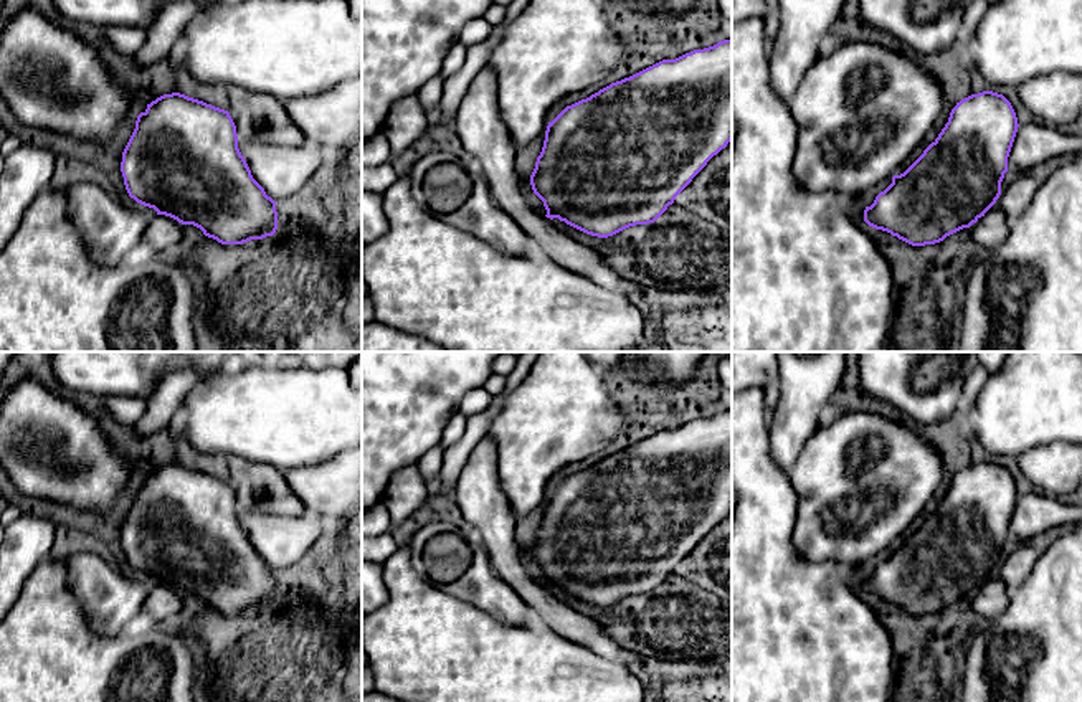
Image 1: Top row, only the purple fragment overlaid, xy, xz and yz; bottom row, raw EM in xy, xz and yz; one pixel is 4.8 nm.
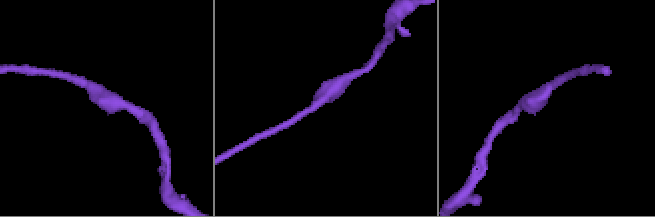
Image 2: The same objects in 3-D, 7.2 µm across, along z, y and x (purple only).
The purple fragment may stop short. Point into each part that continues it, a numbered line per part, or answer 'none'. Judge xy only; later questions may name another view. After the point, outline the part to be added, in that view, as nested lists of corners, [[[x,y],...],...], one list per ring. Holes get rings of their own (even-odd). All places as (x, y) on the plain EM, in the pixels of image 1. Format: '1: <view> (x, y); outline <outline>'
none

